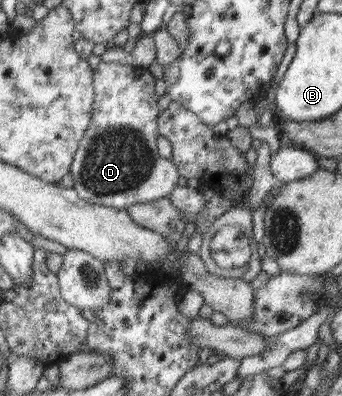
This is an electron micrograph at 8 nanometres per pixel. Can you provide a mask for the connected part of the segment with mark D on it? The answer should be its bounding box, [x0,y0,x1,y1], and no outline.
[70,61,179,210]

